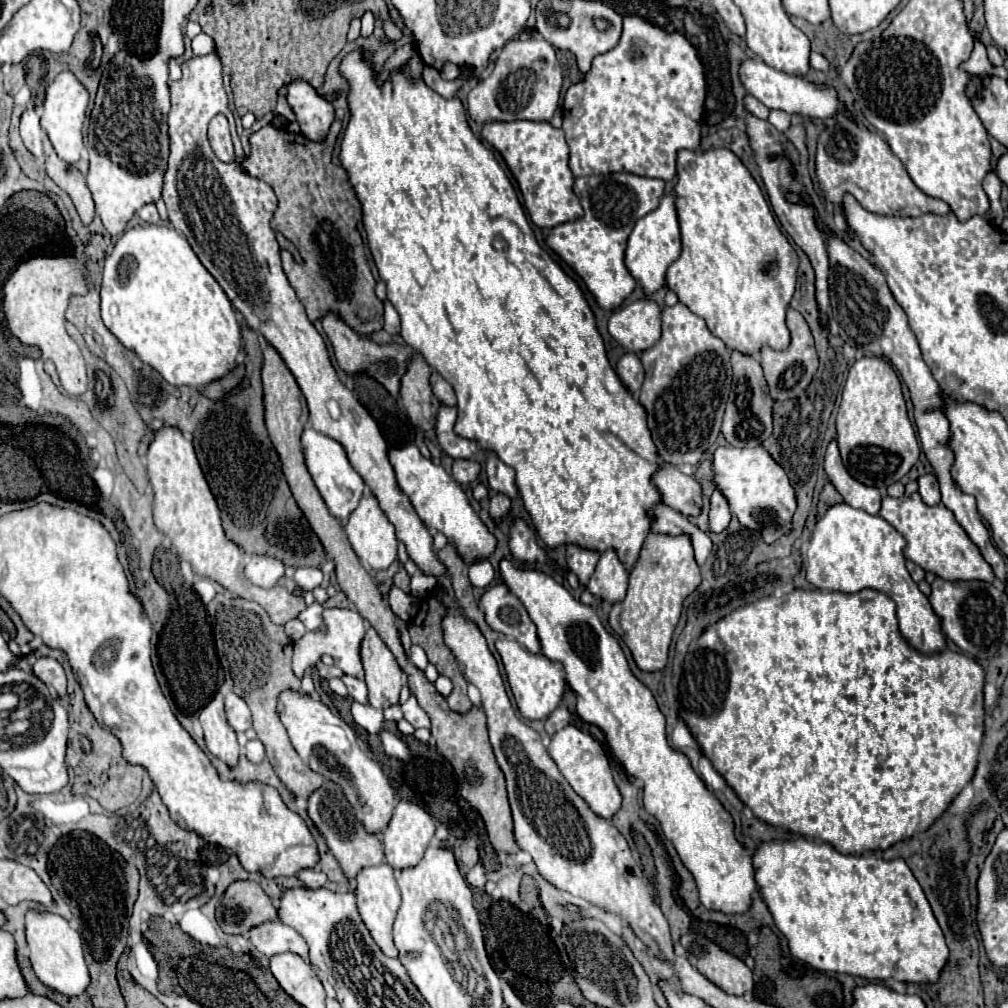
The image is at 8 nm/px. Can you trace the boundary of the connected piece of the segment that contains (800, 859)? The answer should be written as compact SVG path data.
M798 838L794 842L762 842L760 848L754 852L754 868L756 868L756 882L760 886L760 892L764 896L764 902L768 904L772 916L774 916L774 924L776 928L788 938L788 946L794 958L814 966L816 970L824 970L824 972L840 972L840 974L852 974L852 976L860 976L866 980L900 980L906 984L926 984L926 982L936 982L938 974L942 974L942 966L946 966L946 958L950 956L950 950L946 946L944 934L938 926L938 920L934 918L934 912L930 908L930 902L922 890L922 886L918 884L918 880L914 878L912 870L908 868L908 864L902 858L896 860L882 860L876 858L874 854L860 854L860 856L852 856L852 854L840 854L836 852L830 844L826 842L812 842L806 838Z

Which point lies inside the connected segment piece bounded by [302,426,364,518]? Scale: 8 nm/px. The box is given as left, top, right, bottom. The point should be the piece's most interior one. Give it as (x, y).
(340, 485)

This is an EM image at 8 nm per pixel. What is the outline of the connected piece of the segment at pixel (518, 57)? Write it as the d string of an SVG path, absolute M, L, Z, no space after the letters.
M510 40L502 52L498 54L496 58L496 66L494 66L494 72L486 78L486 80L480 80L468 94L468 110L470 110L470 118L476 122L476 124L488 124L488 122L512 122L512 120L538 120L538 122L544 122L544 120L550 120L554 116L554 110L558 108L558 100L560 100L560 88L562 88L562 68L558 64L558 58L556 58L556 48L546 42L546 40Z

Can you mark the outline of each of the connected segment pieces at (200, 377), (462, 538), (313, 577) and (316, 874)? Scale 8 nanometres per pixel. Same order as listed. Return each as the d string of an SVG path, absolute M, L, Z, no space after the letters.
M136 226L132 230L126 230L124 236L116 242L114 252L106 258L104 264L104 274L102 274L102 320L106 324L106 328L130 350L134 350L142 362L150 364L154 370L158 370L162 374L162 378L168 384L174 386L190 386L190 388L202 388L208 386L210 382L216 382L220 378L224 378L226 374L230 374L236 366L238 366L238 356L242 352L242 332L240 332L240 324L236 318L236 312L230 304L230 300L226 298L224 290L218 286L218 282L214 280L214 276L202 266L202 262L198 260L198 256L194 254L194 250L190 248L190 244L186 242L186 238L182 234L178 234L174 228L168 226Z
M416 444L404 446L402 450L388 448L388 458L394 468L398 486L410 498L416 514L422 518L422 522L428 528L438 530L448 538L452 538L466 564L470 564L476 558L488 558L494 552L496 546L494 536L488 532L488 528L482 524L478 514L472 510L462 488L446 474L442 466L434 466L428 458L424 458Z
M296 568L296 574L294 574L294 580L296 584L302 588L302 590L312 590L316 586L322 584L322 570L320 568Z
M314 868L314 870L302 870L298 874L298 878L300 878L300 882L304 882L306 888L322 888L328 882L326 874L322 870L318 870L318 868Z

